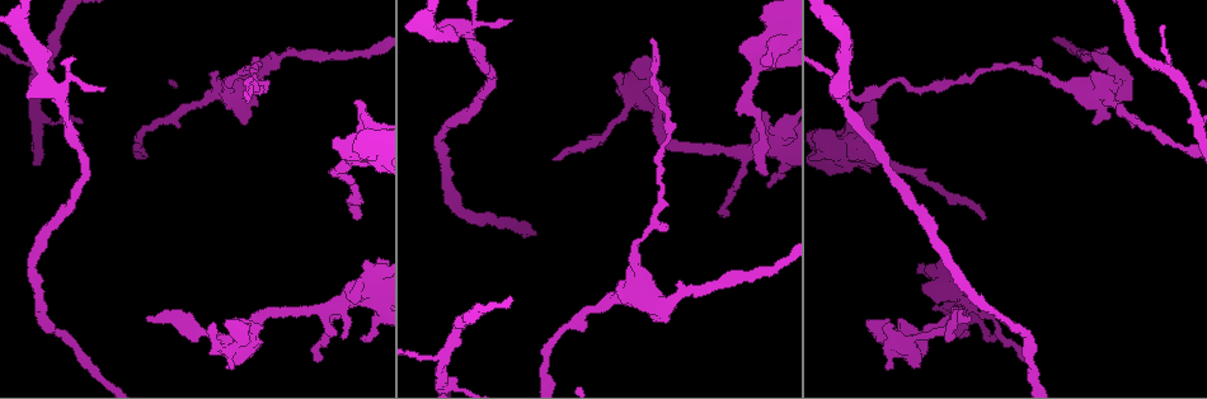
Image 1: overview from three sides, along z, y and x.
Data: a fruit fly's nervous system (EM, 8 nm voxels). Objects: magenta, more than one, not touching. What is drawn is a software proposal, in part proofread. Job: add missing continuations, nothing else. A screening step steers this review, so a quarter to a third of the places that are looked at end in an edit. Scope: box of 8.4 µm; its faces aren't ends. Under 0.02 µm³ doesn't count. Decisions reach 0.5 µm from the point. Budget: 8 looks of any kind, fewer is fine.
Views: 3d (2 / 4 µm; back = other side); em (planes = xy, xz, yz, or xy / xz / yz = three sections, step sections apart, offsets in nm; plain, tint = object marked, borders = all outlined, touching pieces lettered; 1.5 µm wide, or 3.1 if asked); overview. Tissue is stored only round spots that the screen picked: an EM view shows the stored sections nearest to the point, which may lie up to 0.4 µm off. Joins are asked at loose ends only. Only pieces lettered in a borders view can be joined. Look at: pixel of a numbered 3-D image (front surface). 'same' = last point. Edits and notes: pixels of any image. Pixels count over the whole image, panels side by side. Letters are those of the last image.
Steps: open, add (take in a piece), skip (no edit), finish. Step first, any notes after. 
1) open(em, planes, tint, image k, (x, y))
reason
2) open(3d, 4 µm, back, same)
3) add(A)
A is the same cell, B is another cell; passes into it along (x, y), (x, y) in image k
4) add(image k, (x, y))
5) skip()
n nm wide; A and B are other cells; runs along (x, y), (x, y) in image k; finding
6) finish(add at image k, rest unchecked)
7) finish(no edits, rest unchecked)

open(3d, 2 µm, back, image 1, (637, 82))

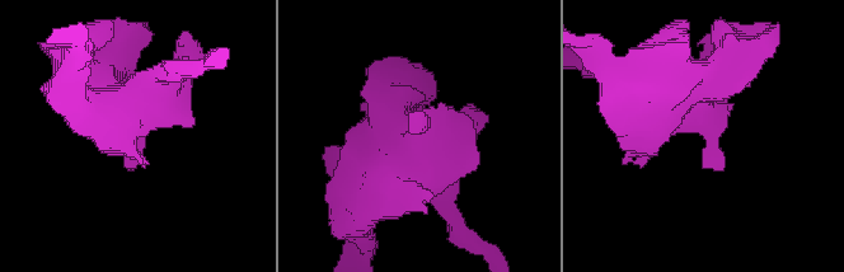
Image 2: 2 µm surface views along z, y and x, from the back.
open(em, planes, borders, image 2, (128, 168))

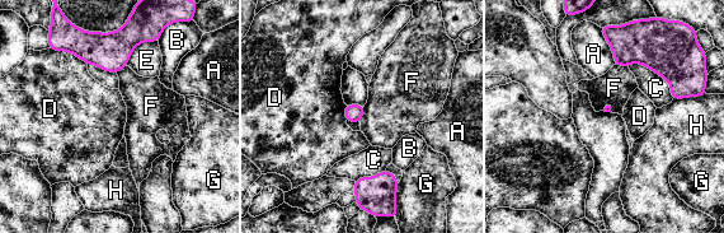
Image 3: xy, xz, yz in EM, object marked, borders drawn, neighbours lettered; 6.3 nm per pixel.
skip()
A, B, C, D, E, F, G and H are other cells; border along (57, 51), (69, 51), (87, 65) in image 3; none of them fits

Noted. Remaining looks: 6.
open(em, planes, plain, image 1, (762, 113))
an open end

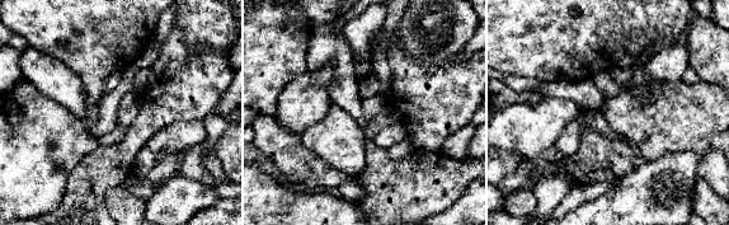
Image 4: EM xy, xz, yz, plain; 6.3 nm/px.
open(em, planes, tint, same)

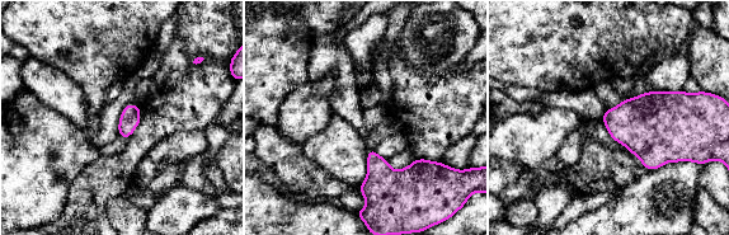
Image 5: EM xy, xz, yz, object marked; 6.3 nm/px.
open(em, planes, borders, same)

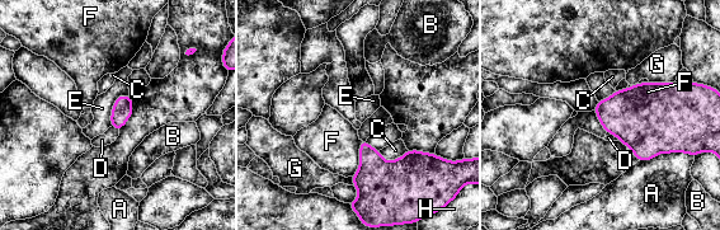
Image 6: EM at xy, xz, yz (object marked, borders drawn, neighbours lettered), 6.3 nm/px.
skip()
A, B, C, D, E, F, G and H are other cells; border along (128, 94), (114, 101), (109, 126) in image 6; no lettered piece goes on from it

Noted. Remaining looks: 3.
open(em, planes, borders, image 1, (246, 123))

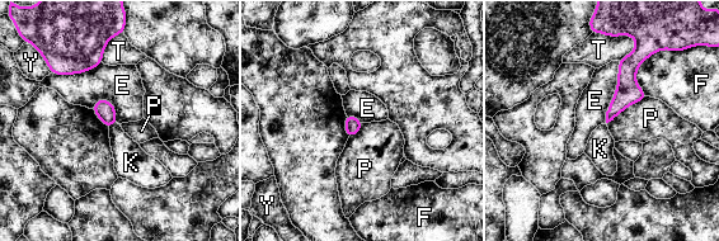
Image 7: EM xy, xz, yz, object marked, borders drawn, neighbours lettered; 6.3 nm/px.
skip()
E, F, K, P, T and Y are other cells; border along (619, 61), (616, 90), (605, 122) in image 7; none of them fits

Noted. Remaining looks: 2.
finish(no edits, rest unchecked)

